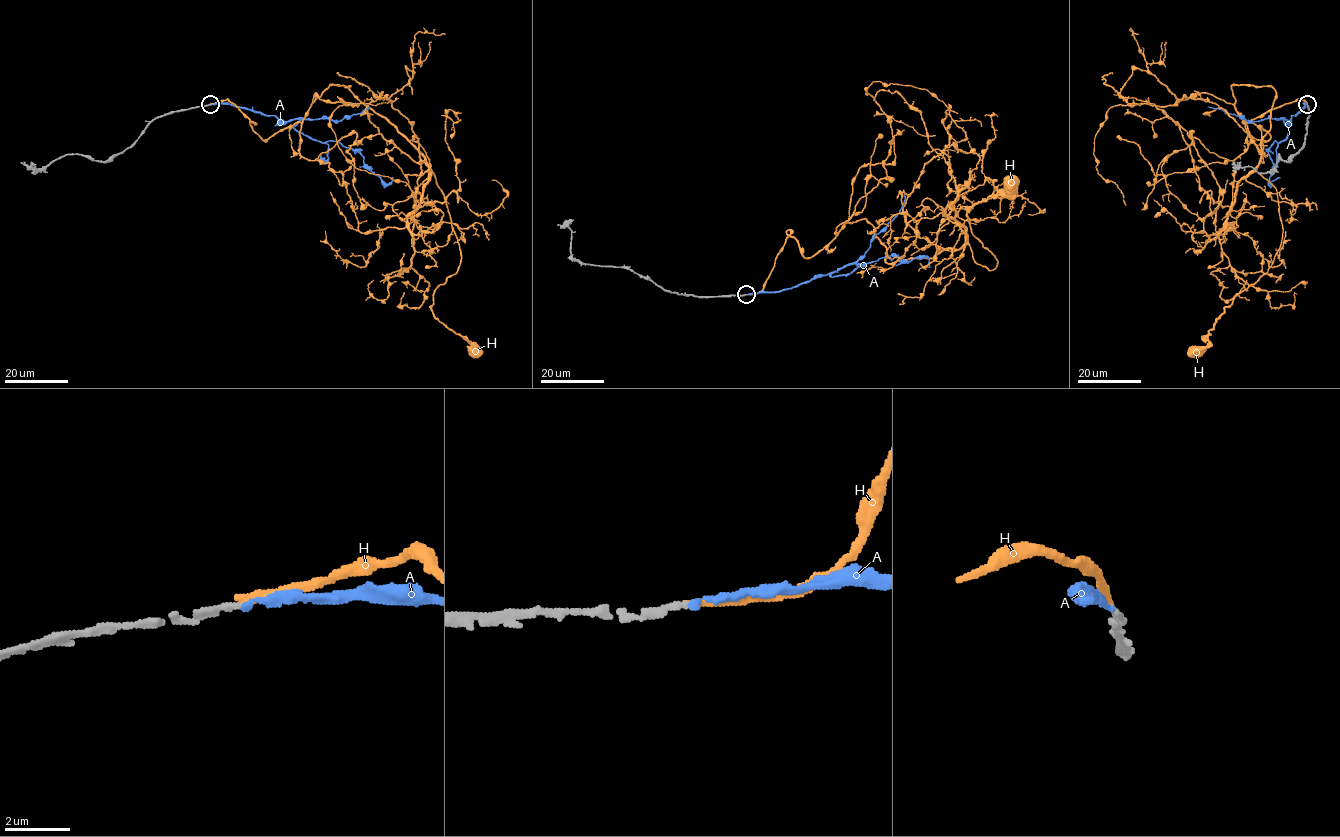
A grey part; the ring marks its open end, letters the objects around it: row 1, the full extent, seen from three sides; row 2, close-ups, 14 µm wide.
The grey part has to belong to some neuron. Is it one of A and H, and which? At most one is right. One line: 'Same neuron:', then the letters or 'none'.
Same neuron: A

